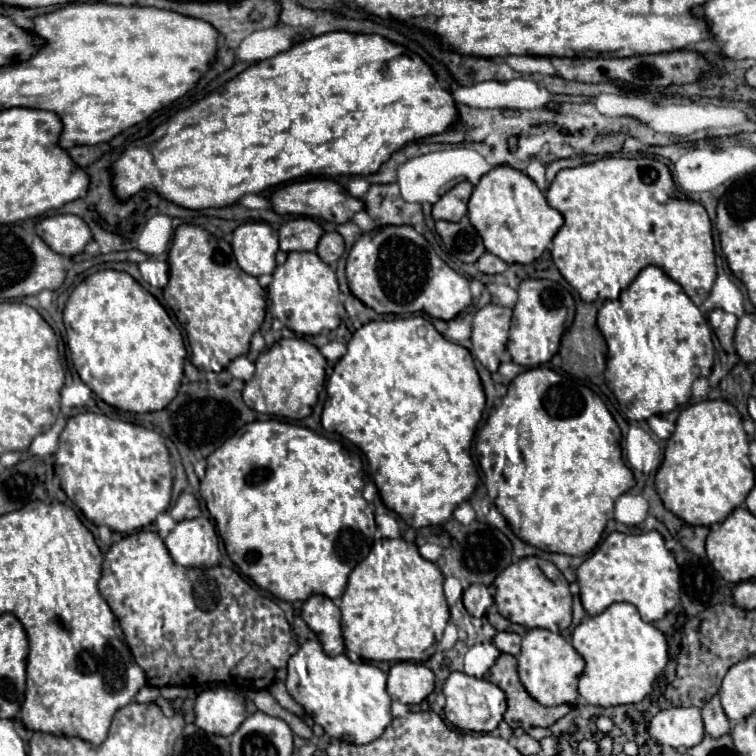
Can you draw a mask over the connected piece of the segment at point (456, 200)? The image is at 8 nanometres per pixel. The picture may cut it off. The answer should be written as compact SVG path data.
M468 180L456 184L450 188L432 208L434 220L448 220L448 222L460 222L460 218L468 212L468 198L472 194L472 184Z

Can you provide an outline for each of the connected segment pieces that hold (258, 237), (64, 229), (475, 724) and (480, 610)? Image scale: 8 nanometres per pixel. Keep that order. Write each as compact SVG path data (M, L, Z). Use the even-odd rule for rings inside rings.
M246 222L234 230L232 250L244 272L252 276L272 274L276 268L278 232L266 222Z
M56 214L36 224L36 234L62 256L74 256L84 250L92 232L88 224L74 214Z
M450 672L450 676L444 682L442 692L446 696L444 714L460 730L492 732L492 730L496 730L498 722L502 720L502 714L506 712L504 692L496 684L492 684L484 678L474 678L474 676L468 676L464 672Z
M474 584L468 590L464 590L464 606L472 616L486 616L486 612L492 608L494 600L490 590L484 584Z

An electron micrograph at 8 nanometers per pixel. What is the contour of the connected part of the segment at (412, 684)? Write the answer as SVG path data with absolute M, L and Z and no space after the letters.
M396 662L388 672L386 690L392 700L420 704L434 690L434 672L422 662Z

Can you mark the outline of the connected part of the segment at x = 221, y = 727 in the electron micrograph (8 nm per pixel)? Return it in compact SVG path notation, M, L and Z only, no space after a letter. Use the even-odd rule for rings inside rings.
M214 688L198 694L194 724L208 734L230 736L246 718L246 704L232 690Z

